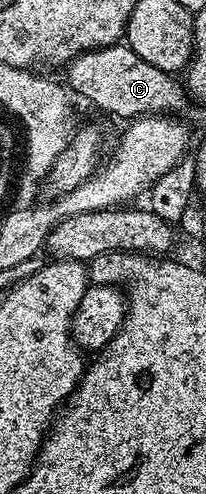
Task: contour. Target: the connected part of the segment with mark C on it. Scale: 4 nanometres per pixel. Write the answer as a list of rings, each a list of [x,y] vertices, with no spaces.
[[[125,44],[90,50],[72,59],[64,73],[65,81],[75,95],[78,93],[98,109],[125,120],[148,114],[178,116],[188,99],[185,85],[175,75],[156,68],[156,64],[148,64],[148,60],[140,60],[140,56],[136,56],[136,52]]]

